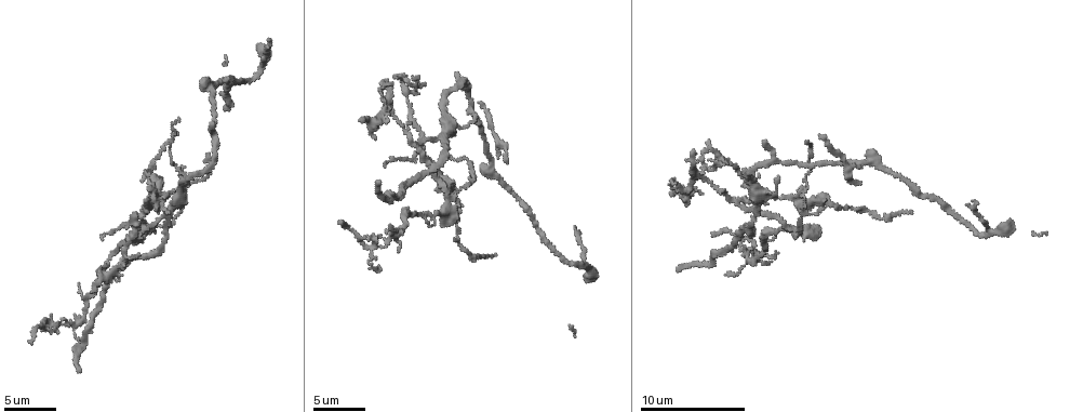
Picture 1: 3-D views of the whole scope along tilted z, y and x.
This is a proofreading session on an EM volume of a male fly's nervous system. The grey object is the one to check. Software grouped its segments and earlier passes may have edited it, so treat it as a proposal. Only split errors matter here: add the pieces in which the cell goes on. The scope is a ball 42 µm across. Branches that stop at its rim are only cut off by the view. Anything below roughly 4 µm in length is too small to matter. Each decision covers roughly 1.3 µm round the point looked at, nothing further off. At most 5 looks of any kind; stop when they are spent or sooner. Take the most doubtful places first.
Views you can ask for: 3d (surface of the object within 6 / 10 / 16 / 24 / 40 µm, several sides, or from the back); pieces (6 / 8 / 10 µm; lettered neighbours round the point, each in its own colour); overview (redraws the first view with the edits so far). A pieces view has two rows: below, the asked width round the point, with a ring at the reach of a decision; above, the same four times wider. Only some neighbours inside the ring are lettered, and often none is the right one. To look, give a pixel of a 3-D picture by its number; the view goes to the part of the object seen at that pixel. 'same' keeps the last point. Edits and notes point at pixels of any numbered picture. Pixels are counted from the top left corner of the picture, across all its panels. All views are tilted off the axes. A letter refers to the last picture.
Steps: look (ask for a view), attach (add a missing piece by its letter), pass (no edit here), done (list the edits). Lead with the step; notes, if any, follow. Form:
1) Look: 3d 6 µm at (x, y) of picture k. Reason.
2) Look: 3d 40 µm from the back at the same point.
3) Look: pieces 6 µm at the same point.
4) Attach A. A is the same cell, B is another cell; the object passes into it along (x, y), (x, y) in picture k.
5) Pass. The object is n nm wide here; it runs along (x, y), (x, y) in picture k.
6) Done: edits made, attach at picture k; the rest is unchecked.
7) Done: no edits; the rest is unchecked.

Look: pieces 10 µm at (858, 181) of picture 1. An open end.

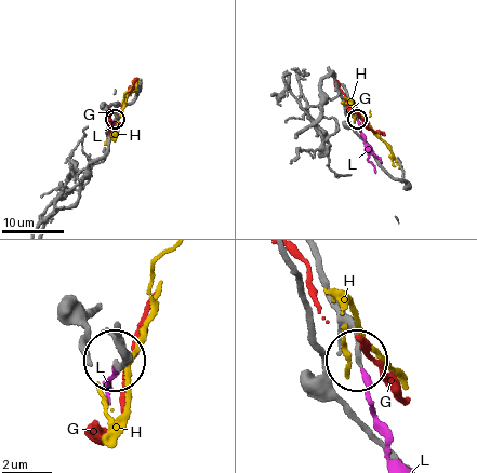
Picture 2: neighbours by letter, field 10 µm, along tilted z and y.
Attach L. L is the same cell, G and H are other cells; it goes on there.

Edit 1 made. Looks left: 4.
Look: pieces 10 µm at (445, 222) of picture 1. An open end.

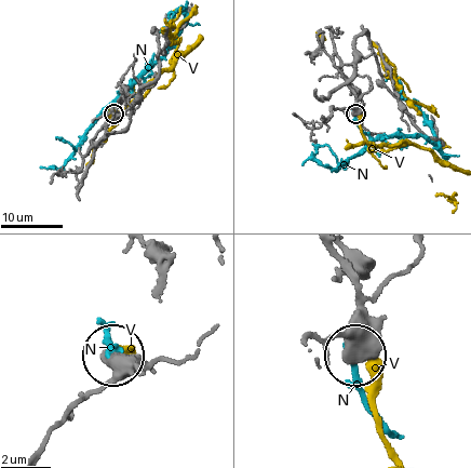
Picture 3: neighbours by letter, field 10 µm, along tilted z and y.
Pass. The object is 500 nm wide here; N and V are other cells; it runs along (332, 257), (357, 293), (355, 353) in picture 3; none of them fits.

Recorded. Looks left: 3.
Look: 3d 10 µm at (208, 156) of picture 1. Free end.

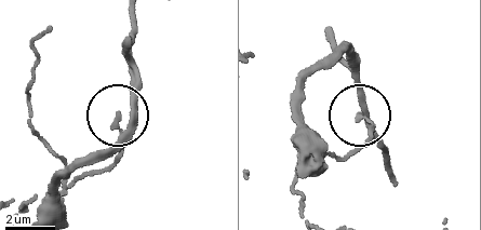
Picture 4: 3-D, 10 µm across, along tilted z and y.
Look: pieces 8 µm at (358, 114) of picture 4.

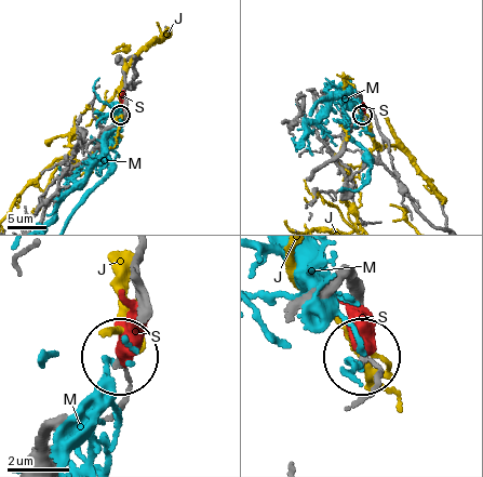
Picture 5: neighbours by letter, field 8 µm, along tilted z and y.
Pass. J, M and S are other cells; none of them fits.

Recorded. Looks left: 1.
Done: edits made, attach at picture 2; the rest is unchecked.

